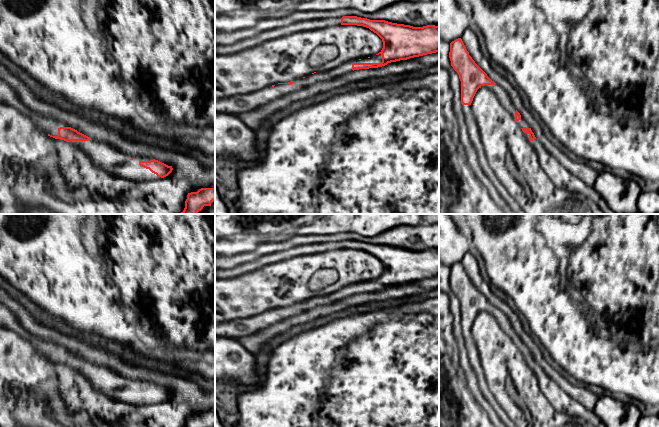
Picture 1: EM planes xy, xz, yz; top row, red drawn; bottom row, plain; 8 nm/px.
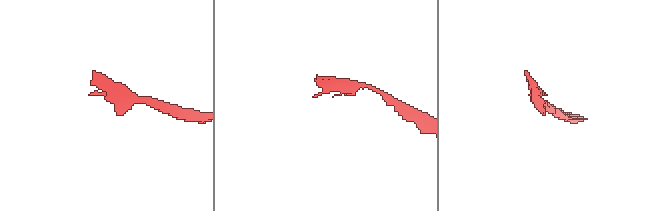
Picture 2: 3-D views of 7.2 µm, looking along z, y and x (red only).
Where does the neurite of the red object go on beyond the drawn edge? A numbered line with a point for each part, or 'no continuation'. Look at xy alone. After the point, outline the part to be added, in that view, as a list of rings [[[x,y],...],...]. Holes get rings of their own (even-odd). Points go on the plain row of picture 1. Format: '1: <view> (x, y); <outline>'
1: xy (97, 372); [[[88,364],[88,365],[71,365],[70,367],[82,374],[90,373],[91,378],[95,380],[116,380],[118,378],[117,374],[103,366]]]

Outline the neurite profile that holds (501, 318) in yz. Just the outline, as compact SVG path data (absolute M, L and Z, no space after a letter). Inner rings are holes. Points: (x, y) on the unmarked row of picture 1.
M498 308L495 309L484 309L482 312L487 312L491 314L500 325L501 329L510 337L510 339L515 343L516 332L513 329L507 316Z

